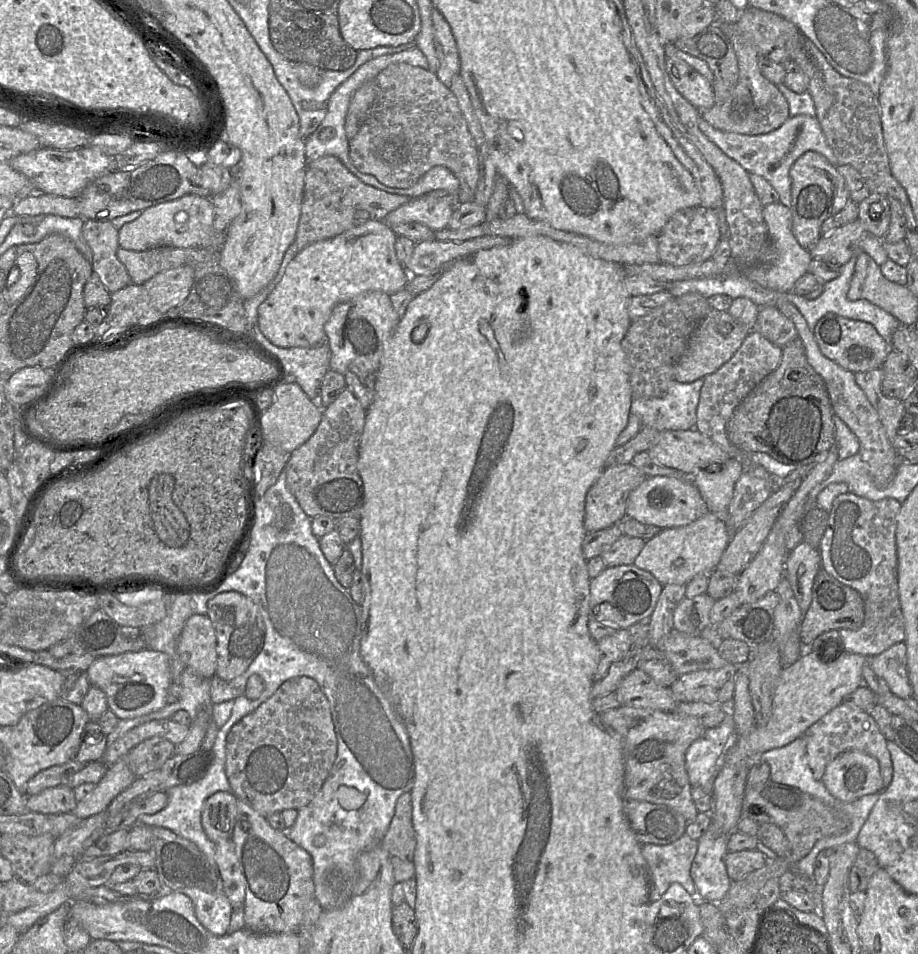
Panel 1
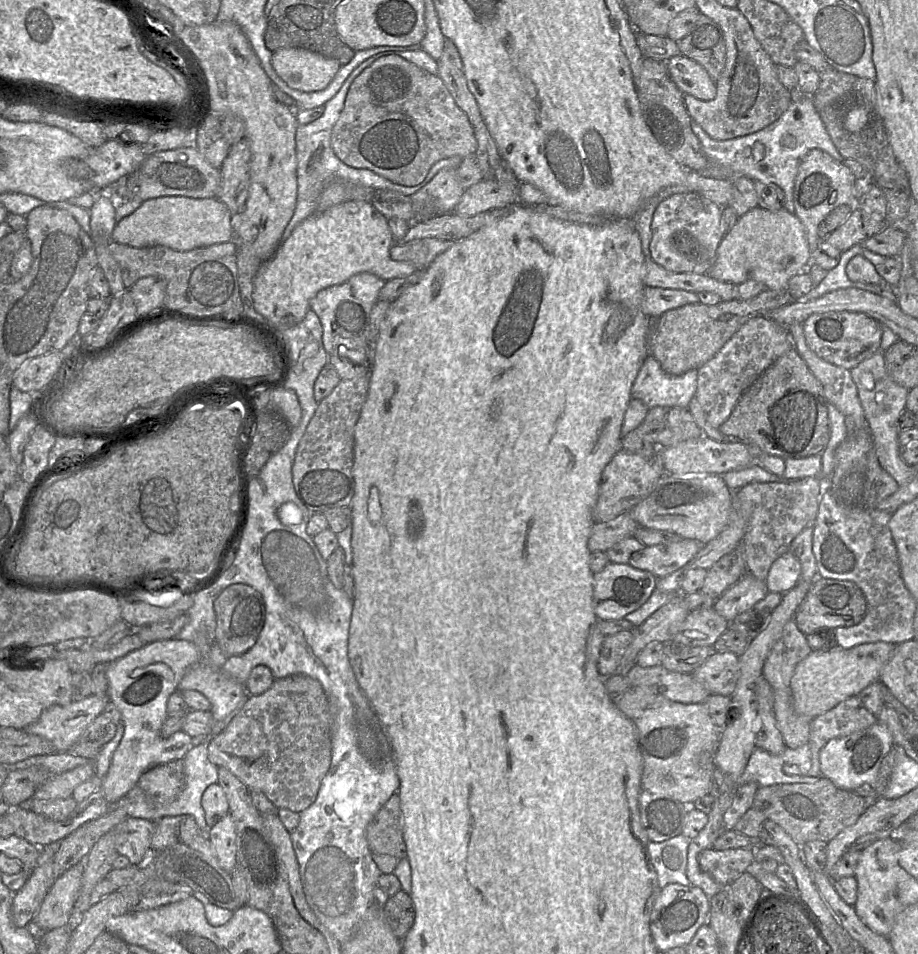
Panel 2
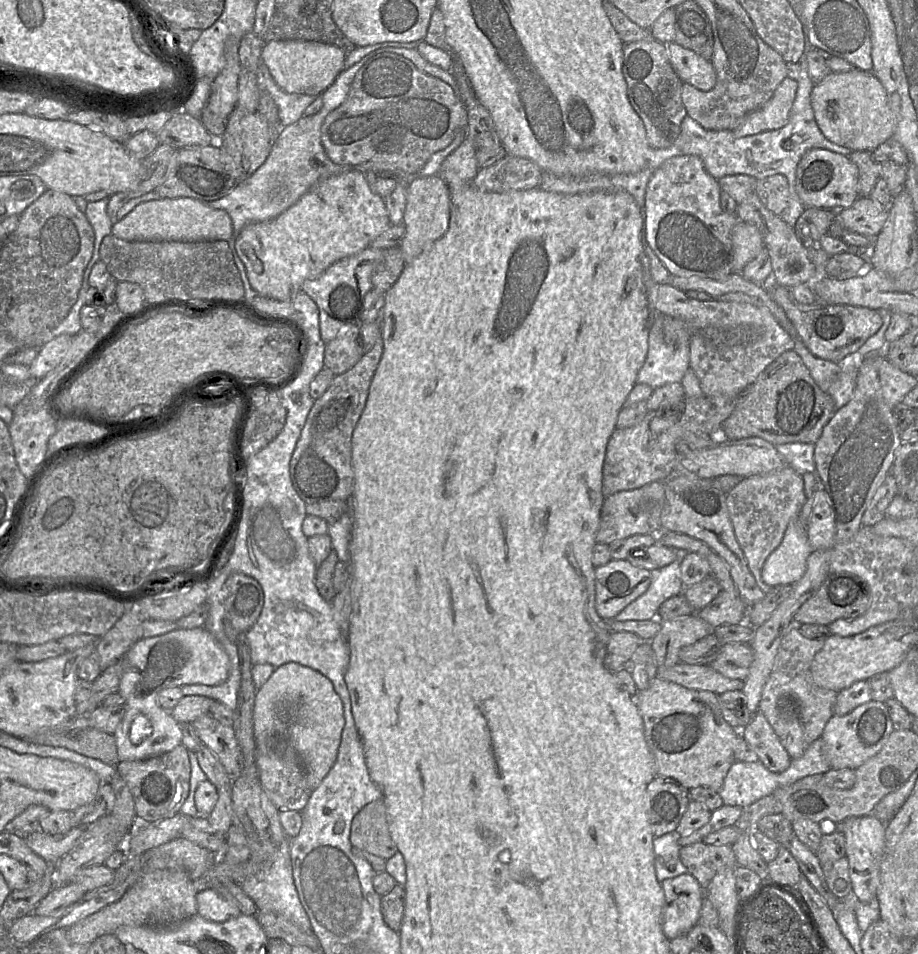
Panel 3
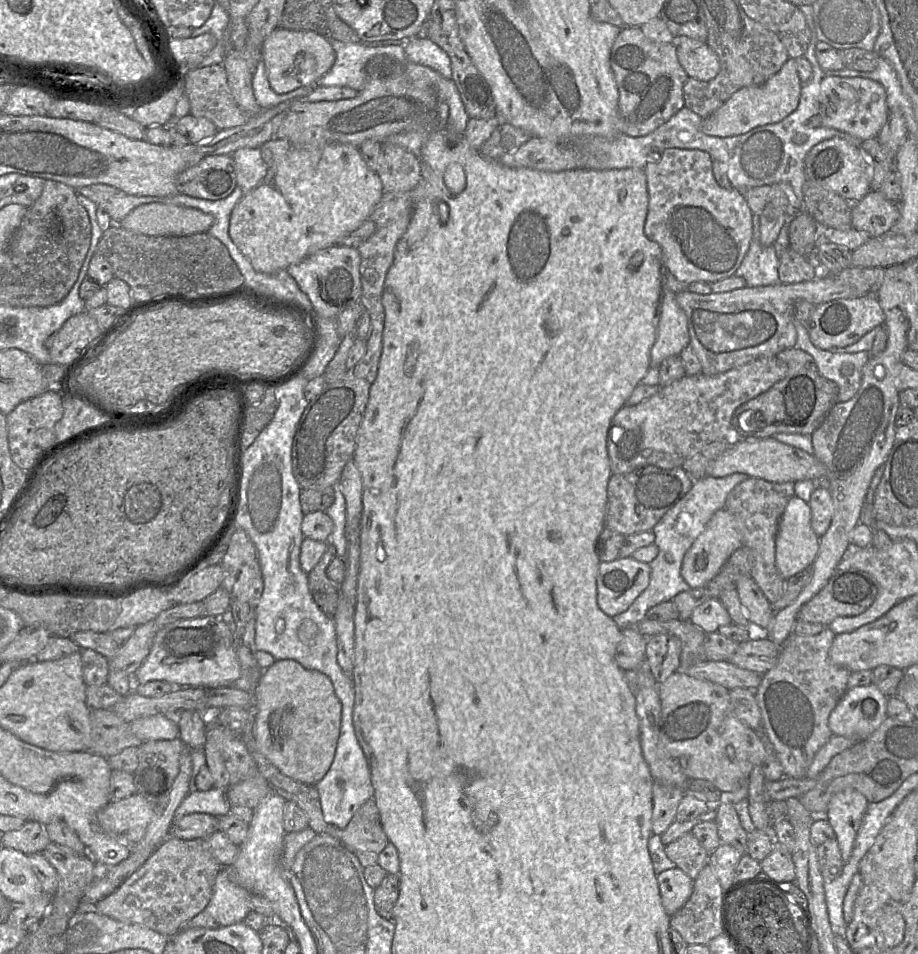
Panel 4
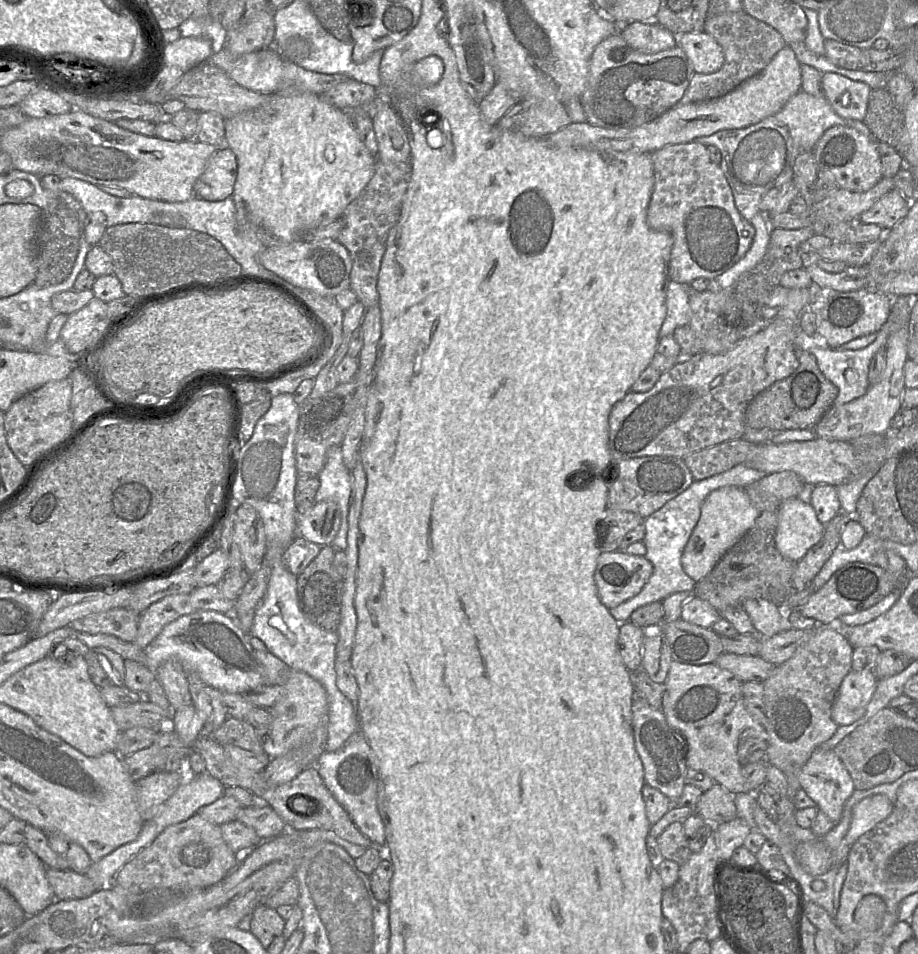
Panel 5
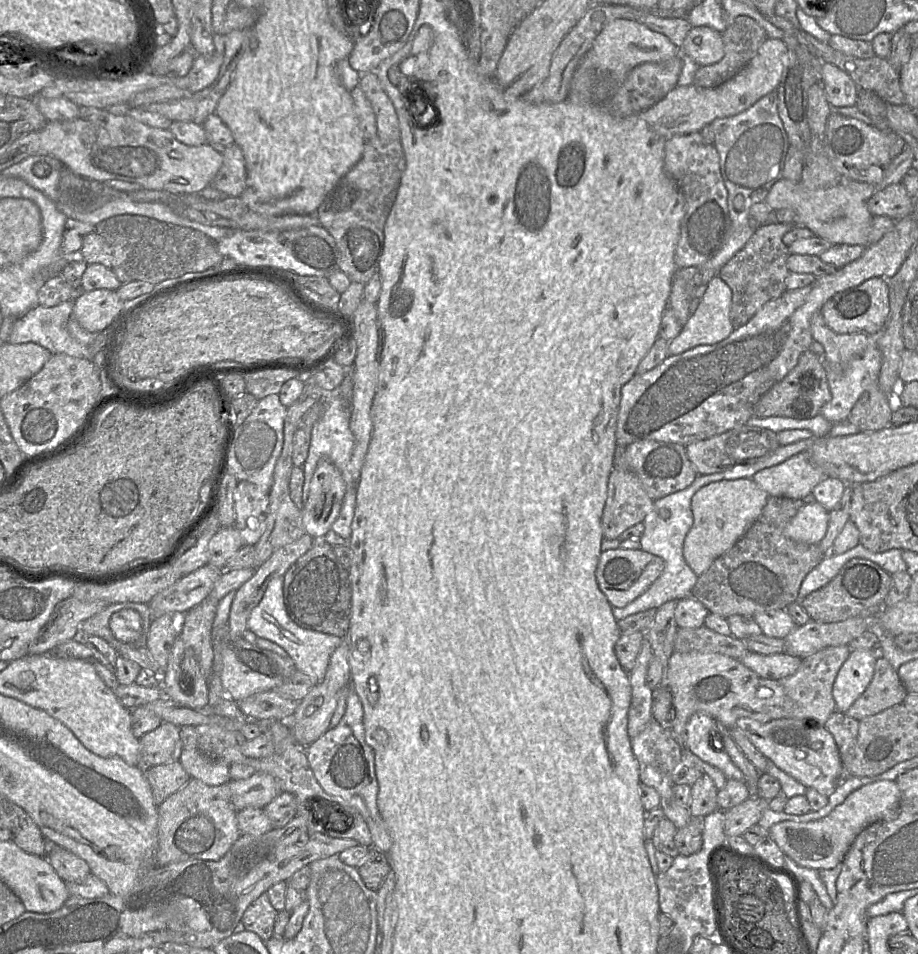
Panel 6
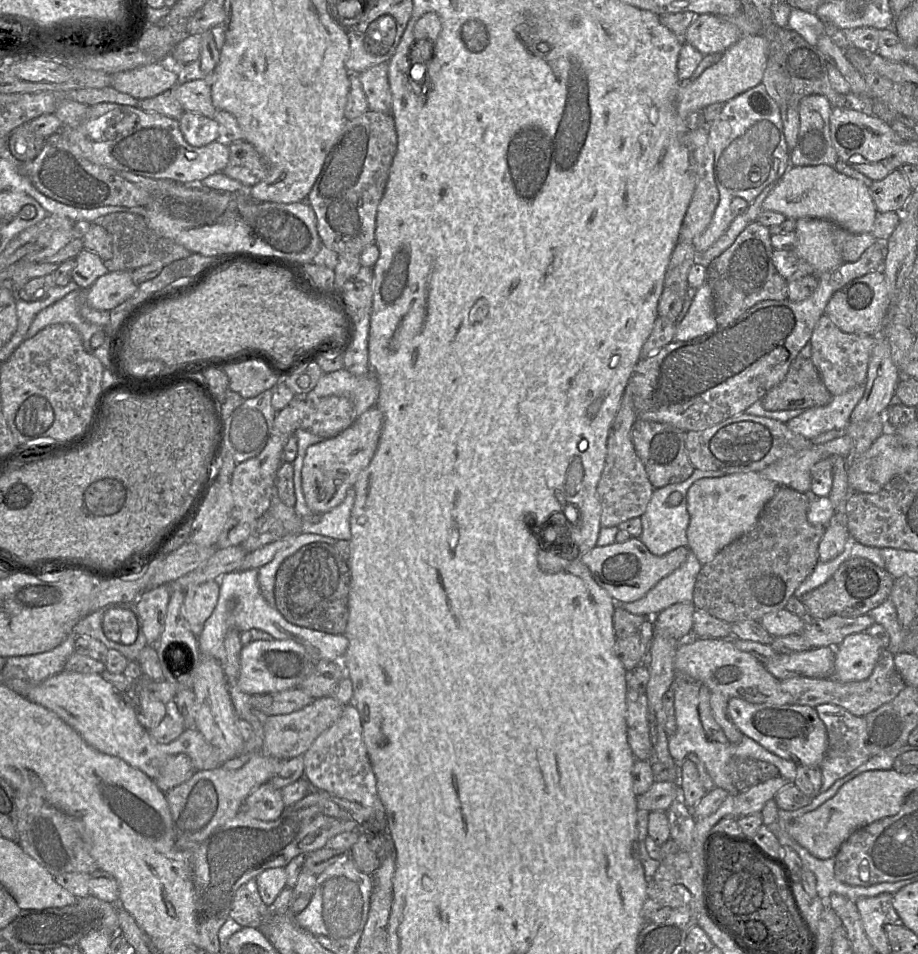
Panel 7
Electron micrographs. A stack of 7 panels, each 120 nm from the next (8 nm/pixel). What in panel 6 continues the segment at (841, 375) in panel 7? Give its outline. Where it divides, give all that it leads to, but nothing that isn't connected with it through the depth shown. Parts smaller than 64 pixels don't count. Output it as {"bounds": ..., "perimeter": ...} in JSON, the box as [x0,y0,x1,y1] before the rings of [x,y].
{"bounds":[811,312,868,365],"perimeter":[[[821,312],[811,318],[811,335],[813,340],[824,348],[823,363],[847,365],[863,353],[868,344],[866,333],[838,334],[826,324]]]}

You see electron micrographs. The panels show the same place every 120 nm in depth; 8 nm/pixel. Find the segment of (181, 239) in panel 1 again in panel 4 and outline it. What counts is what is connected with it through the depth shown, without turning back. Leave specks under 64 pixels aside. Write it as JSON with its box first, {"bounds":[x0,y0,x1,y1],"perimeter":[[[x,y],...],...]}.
{"bounds":[120,203,213,236],"perimeter":[[[149,203],[134,208],[120,226],[148,236],[189,236],[208,232],[213,223],[211,214],[195,208]]]}

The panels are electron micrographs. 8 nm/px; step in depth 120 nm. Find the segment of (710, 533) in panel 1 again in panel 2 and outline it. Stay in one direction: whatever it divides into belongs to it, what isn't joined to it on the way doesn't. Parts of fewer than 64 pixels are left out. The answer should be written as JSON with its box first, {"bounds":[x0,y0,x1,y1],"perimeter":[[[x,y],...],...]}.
{"bounds":[628,538,703,579],"perimeter":[[[683,538],[677,542],[645,546],[631,555],[628,564],[634,568],[649,571],[660,579],[684,567],[694,558],[703,545],[697,540]]]}

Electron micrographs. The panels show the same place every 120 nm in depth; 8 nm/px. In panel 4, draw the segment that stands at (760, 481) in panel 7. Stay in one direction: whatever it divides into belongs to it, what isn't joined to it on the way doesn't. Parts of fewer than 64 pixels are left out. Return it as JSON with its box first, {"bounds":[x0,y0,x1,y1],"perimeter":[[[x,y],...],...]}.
{"bounds":[681,508,742,588],"perimeter":[[[725,508],[718,510],[685,553],[681,575],[692,588],[706,587],[720,572],[732,553],[742,546],[742,532],[736,518]]]}

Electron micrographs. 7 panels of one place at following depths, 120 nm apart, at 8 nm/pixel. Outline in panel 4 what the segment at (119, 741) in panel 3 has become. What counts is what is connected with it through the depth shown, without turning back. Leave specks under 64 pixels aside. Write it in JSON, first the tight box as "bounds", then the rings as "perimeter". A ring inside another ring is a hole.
{"bounds":[130,615,241,742],"perimeter":[[[203,615],[160,628],[148,656],[134,673],[140,684],[161,680],[175,686],[220,688],[240,677],[241,665],[228,625],[220,617]],[[163,714],[137,718],[130,725],[132,733],[142,742],[179,737],[178,726]]]}

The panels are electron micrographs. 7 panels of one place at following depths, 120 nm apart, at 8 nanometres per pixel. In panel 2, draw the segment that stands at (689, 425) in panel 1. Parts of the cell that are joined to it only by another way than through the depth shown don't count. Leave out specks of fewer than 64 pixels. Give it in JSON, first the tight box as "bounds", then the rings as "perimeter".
{"bounds":[631,354,698,408],"perimeter":[[[651,354],[644,361],[631,389],[631,398],[639,399],[649,408],[687,408],[697,392],[698,371],[682,375],[664,371]]]}

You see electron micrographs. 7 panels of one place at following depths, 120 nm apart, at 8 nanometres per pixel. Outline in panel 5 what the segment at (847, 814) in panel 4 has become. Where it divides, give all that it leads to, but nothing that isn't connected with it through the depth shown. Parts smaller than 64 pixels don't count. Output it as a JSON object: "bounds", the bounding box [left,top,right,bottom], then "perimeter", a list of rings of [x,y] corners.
{"bounds":[799,748,855,824],"perimeter":[[[817,748],[799,774],[801,788],[834,824],[842,817],[844,805],[855,791],[850,773],[833,749]]]}

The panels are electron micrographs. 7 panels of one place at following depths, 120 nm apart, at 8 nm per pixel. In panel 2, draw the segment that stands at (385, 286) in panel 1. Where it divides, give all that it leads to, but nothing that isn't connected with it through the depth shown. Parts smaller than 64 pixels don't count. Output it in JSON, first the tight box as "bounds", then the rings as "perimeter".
{"bounds":[253,201,418,335],"perimeter":[[[349,201],[322,213],[314,213],[297,225],[290,237],[280,244],[275,254],[260,265],[253,278],[254,308],[267,321],[263,322],[265,326],[279,335],[279,330],[295,326],[304,319],[311,309],[311,299],[319,291],[342,284],[356,274],[367,272],[384,281],[410,276],[418,269],[408,262],[395,261],[391,258],[390,249],[393,243],[388,219],[371,202]]]}

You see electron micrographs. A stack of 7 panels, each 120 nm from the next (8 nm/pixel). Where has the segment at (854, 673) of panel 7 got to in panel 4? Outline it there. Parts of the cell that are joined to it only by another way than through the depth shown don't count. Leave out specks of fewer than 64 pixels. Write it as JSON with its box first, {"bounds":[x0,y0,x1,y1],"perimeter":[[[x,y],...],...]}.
{"bounds":[829,683,888,742],"perimeter":[[[873,683],[847,689],[829,716],[829,728],[834,735],[853,742],[863,740],[888,717],[887,701]]]}

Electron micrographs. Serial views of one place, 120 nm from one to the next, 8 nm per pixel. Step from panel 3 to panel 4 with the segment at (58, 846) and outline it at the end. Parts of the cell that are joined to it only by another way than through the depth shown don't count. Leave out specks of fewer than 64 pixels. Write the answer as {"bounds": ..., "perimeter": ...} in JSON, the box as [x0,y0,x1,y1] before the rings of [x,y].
{"bounds":[2,821,51,855],"perimeter":[[[26,821],[18,830],[2,834],[2,846],[20,851],[26,855],[41,854],[51,843],[44,825]]]}

